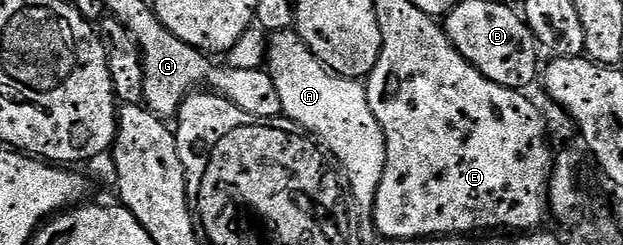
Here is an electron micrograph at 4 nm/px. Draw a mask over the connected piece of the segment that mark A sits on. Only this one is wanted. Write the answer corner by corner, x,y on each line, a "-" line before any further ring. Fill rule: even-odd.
297,31
276,32
268,40
268,71
280,90
283,113
307,133
313,134
328,149
329,155
340,165
348,185
349,195
366,210
373,209
374,195
386,165
386,139
372,106
368,106
366,85
361,79
336,76
327,70
310,52
310,47
298,37

